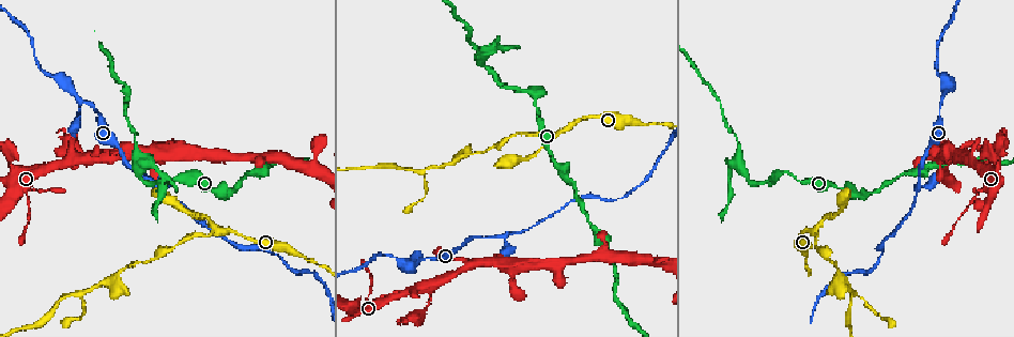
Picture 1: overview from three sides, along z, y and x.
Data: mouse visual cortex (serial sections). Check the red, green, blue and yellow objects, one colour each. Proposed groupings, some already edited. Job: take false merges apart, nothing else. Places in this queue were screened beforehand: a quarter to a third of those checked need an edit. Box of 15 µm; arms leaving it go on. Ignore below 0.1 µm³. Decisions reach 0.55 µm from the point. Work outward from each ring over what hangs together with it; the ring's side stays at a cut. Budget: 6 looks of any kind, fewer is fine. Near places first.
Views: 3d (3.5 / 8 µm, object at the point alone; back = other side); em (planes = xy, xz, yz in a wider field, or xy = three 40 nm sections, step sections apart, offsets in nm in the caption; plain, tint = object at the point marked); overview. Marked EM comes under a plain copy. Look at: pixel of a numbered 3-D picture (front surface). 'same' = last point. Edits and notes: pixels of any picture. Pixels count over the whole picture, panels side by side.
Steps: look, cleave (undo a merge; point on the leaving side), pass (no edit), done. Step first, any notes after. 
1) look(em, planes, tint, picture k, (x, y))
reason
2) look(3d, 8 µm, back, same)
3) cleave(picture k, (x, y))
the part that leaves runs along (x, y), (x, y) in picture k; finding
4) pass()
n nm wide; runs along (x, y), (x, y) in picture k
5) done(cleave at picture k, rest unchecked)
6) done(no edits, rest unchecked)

look(3d, 8 µm, picture 1, (816, 230))
branch point

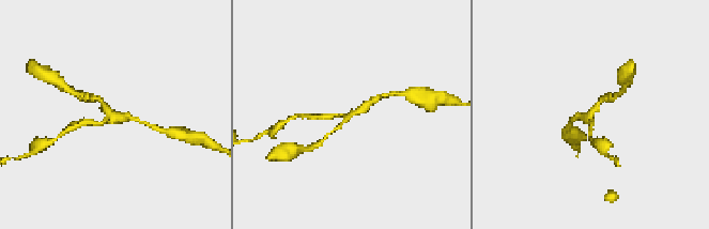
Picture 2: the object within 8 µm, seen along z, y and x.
look(3d, 3.5 µm, back, picture 2, (592, 116))
zoom in

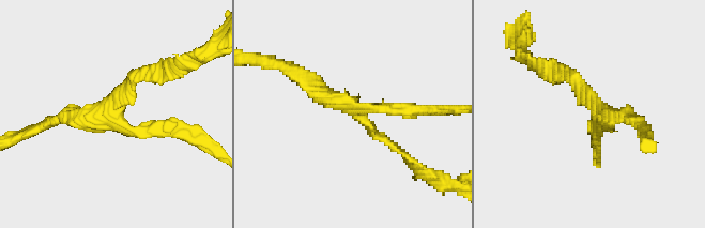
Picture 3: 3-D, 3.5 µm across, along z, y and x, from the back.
look(em, xy, step 2, tint, picture 3, (112, 114))
3 arms; arms of 200, 200, 200 nm; now the EM

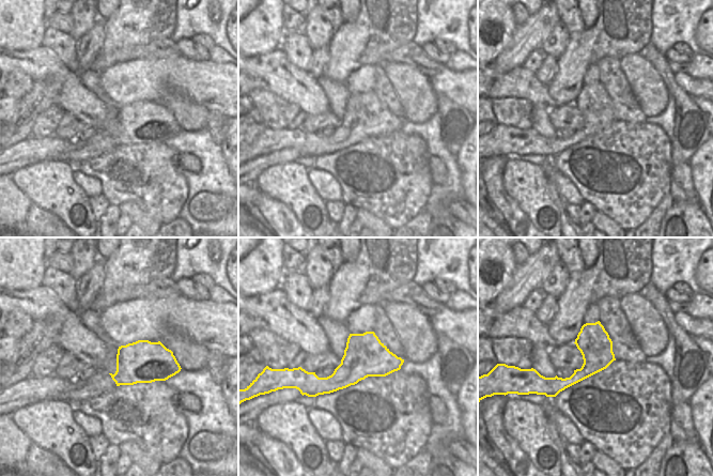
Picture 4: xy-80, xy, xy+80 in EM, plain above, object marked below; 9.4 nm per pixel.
pass()
runs along (289, 71), (352, 108), (417, 108) in picture 3; one cell here

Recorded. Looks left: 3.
look(3d, 8 µm, picture 1, (458, 161))
a fork

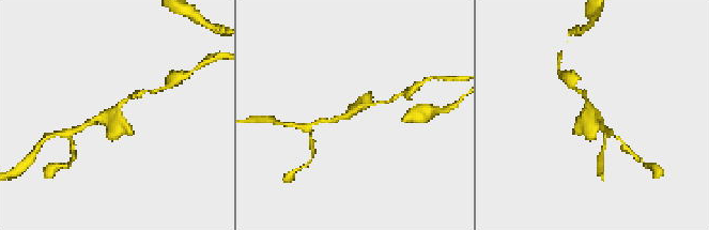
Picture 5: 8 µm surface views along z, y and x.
look(3d, 3.5 µm, picture 5, (352, 110))

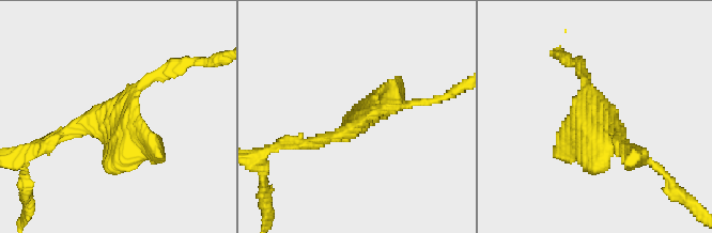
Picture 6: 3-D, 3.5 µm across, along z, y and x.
look(em, xy, step 2, tint, picture 6, (120, 110))
shape alone is not enough

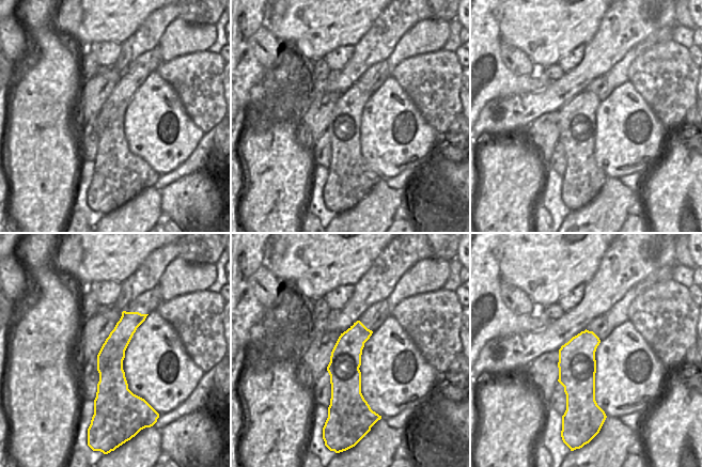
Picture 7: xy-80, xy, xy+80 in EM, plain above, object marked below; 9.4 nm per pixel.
pass()
runs along (142, 316), (113, 348), (107, 408) in picture 7; continuous, no second cell

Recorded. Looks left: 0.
done(no edits, rest unchecked)

